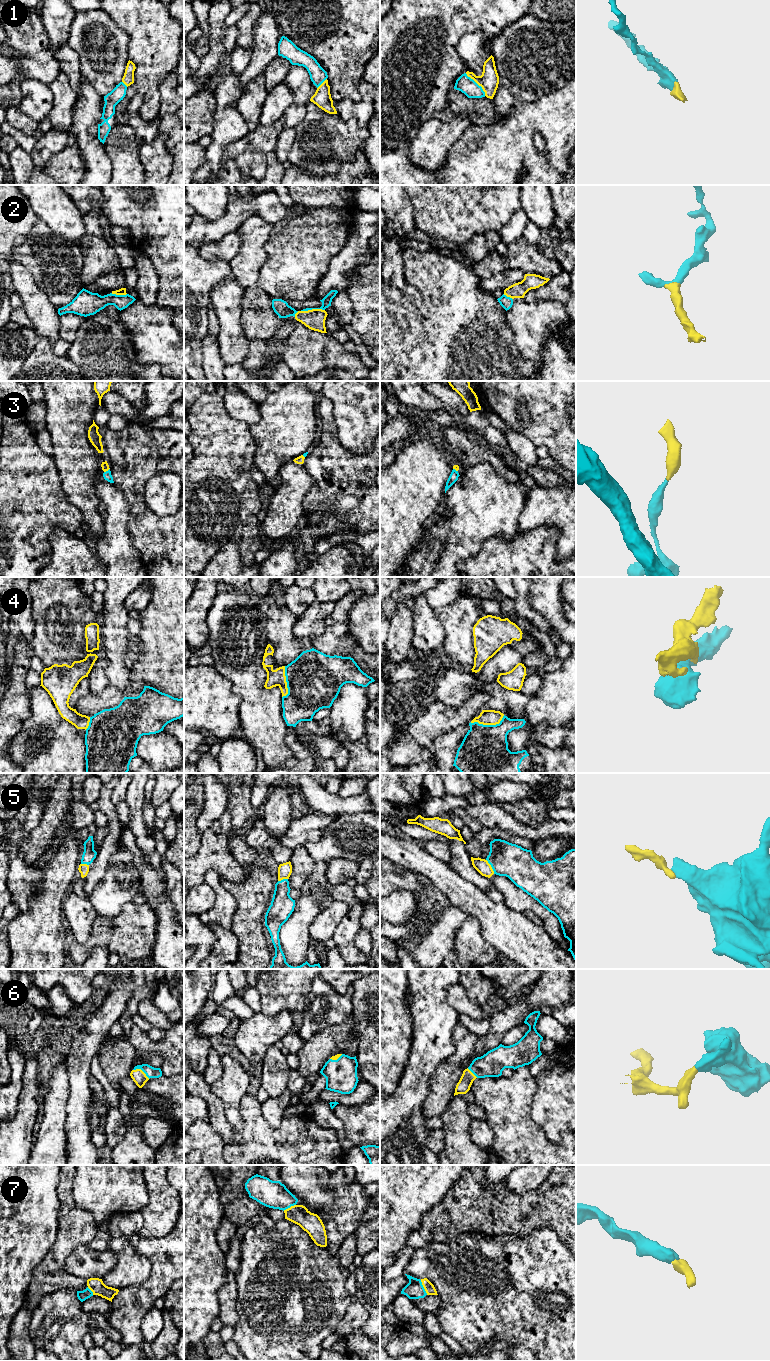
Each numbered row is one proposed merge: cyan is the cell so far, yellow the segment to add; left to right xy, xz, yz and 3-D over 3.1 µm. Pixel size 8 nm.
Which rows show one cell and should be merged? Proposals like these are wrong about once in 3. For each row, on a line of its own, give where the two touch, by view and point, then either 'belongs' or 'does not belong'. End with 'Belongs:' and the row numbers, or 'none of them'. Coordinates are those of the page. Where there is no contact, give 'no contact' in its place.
1: contact yz (476, 83); belongs
2: contact xz (312, 308); belongs
3: contact xy (106, 471); belongs
4: contact yz (488, 725); does not belong
5: contact yz (491, 866); belongs
6: contact xy (141, 1069); belongs
7: contact yz (423, 1287); belongs
Belongs: 1, 2, 3, 5, 6, 7

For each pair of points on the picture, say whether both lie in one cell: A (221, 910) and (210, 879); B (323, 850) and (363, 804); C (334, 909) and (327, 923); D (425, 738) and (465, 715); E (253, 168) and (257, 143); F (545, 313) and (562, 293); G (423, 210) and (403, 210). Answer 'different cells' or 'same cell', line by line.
A: same cell
B: different cells
C: same cell
D: same cell
E: different cells
F: different cells
G: different cells

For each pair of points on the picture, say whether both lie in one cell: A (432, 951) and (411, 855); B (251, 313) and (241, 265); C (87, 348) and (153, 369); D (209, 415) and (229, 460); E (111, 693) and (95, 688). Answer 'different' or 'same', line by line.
A: different
B: same
C: same
D: same
E: different

